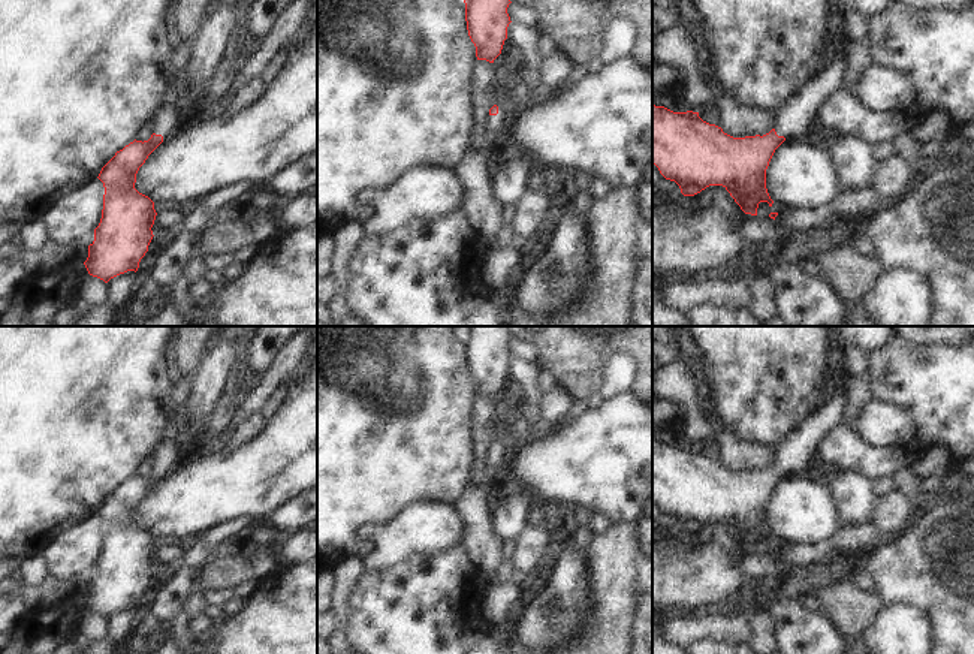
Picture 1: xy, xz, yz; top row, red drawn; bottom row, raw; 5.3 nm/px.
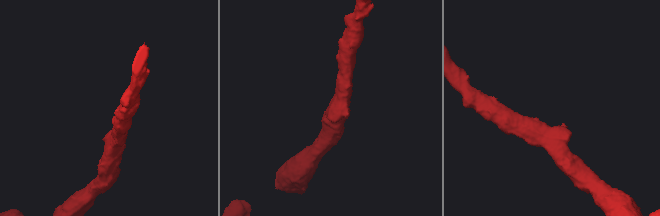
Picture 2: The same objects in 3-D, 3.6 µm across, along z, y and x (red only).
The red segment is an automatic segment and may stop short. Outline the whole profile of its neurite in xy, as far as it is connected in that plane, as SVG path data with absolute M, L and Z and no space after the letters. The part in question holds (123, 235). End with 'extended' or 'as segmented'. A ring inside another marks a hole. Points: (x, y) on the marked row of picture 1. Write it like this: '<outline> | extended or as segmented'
M160 105L153 118L153 135L148 141L133 141L102 168L99 180L103 183L103 210L99 226L94 229L94 241L88 245L88 257L84 262L90 275L108 283L111 278L127 271L138 271L141 259L148 251L153 239L153 224L156 220L154 202L135 189L136 174L148 156L163 142L175 126L175 112L172 106Z | extended

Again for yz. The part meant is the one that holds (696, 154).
M836 60L809 79L787 103L774 114L774 129L760 136L733 138L721 127L709 124L699 112L673 112L664 106L652 105L652 163L660 174L675 181L684 196L694 196L709 186L723 186L745 214L757 216L760 202L772 207L766 189L766 169L775 150L785 139L799 139L815 118L818 106L836 90L845 87L845 60Z | extended

